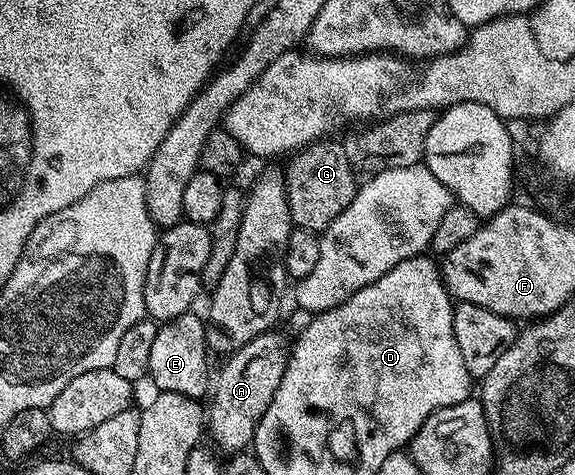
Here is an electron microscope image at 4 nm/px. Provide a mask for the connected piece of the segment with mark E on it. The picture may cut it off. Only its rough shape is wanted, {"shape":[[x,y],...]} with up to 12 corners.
{"shape":[[194,310],[160,323],[149,352],[156,392],[202,400],[207,323]]}

